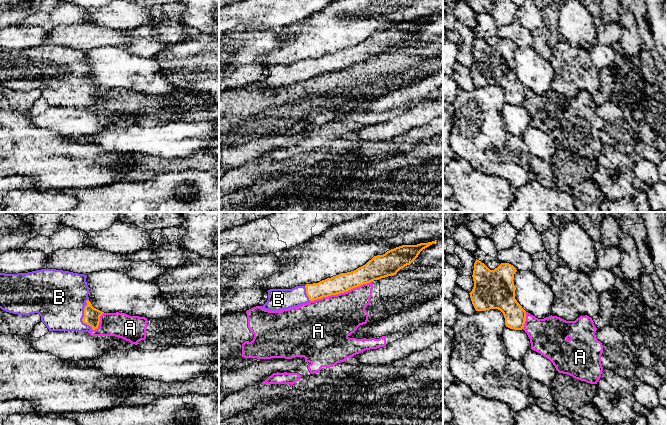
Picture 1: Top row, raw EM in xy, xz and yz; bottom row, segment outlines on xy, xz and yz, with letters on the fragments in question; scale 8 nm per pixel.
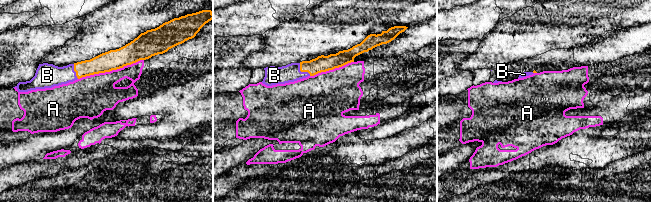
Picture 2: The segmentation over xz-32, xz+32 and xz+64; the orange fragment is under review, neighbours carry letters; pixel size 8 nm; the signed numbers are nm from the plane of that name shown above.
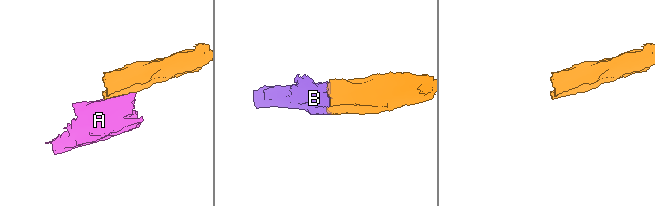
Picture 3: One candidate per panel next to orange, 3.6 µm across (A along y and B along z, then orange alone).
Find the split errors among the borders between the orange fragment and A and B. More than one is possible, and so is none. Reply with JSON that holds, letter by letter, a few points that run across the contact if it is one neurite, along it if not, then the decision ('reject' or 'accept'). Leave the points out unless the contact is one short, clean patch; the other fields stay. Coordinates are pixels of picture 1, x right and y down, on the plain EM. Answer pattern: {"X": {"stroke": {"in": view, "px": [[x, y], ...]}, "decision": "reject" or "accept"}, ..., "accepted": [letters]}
{"A": {"decision": "reject"}, "B": {"decision": "accept"}, "accepted": ["B"]}

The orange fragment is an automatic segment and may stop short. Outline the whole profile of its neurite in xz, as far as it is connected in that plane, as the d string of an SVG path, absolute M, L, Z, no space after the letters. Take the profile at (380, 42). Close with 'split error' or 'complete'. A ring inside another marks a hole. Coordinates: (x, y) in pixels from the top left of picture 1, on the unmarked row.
M436 17L396 23L383 31L374 32L354 47L341 49L318 59L292 65L270 65L267 67L267 78L261 83L269 87L298 83L323 73L347 68L374 56L396 51L400 45L410 41L423 25Z; split error

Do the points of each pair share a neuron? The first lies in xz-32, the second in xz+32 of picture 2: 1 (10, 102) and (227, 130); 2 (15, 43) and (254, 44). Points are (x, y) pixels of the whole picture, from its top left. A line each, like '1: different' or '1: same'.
1: same
2: same

